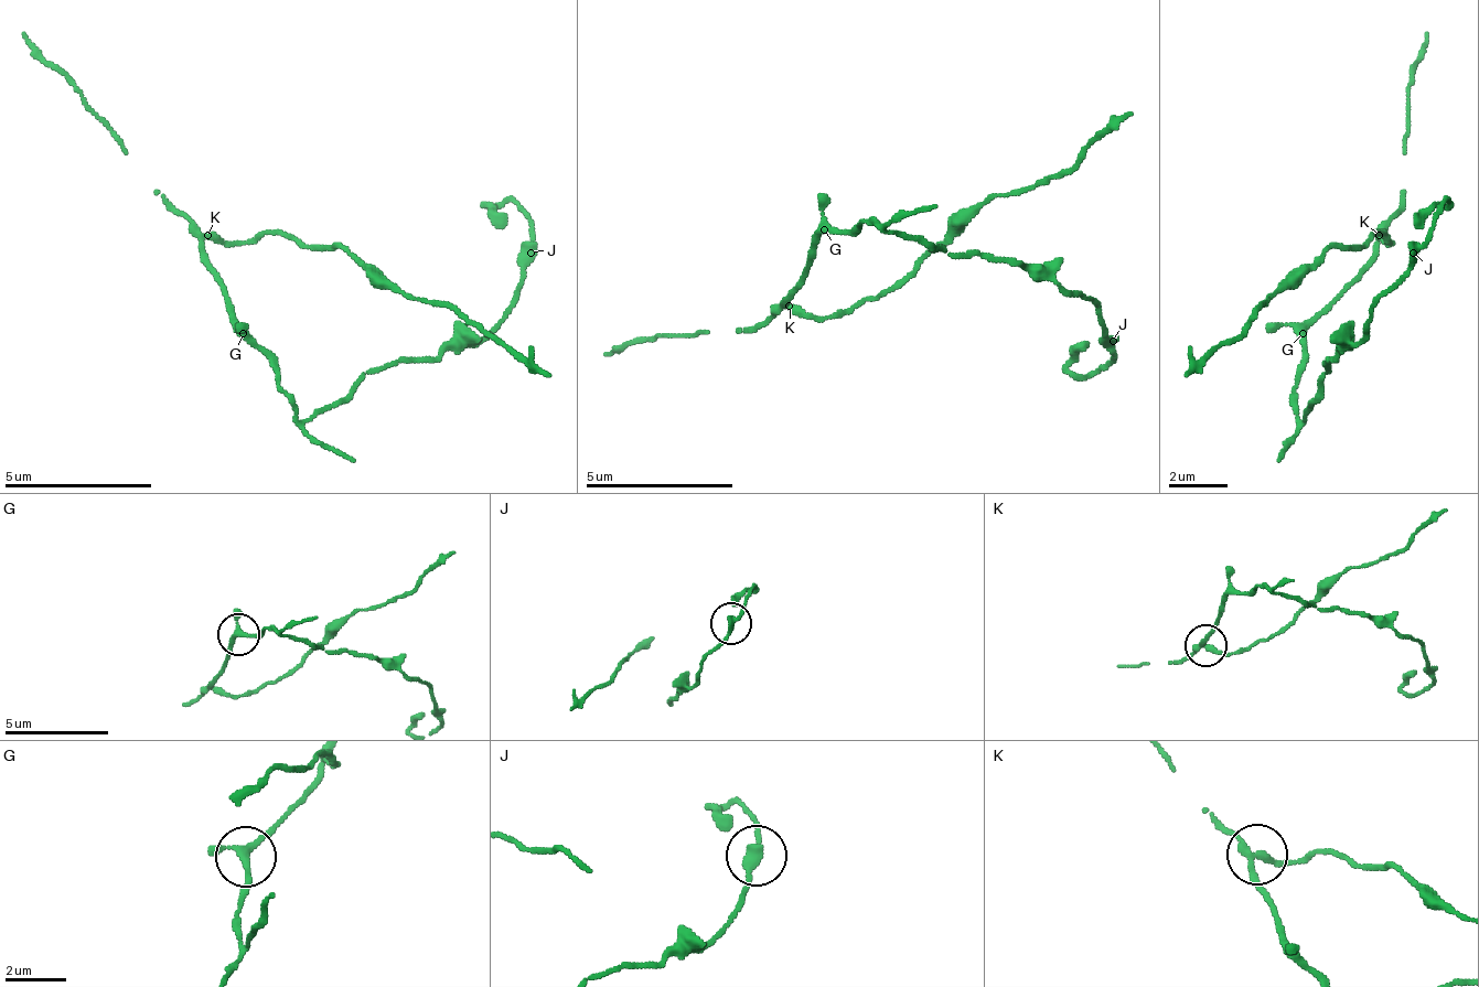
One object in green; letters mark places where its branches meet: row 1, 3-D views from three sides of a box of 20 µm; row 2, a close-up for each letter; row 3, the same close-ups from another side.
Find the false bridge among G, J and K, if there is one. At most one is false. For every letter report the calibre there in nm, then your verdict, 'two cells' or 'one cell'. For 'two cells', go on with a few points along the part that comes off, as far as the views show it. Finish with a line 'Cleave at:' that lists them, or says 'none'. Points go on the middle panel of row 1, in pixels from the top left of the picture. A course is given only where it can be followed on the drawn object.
G: 200 nm thick; one cell
J: 260 nm thick; one cell
K: 240 nm thick; two cells; foreign part runs (788, 303), (839, 319), (928, 259), (987, 201), (1046, 185), (1135, 111)
Cleave at: K

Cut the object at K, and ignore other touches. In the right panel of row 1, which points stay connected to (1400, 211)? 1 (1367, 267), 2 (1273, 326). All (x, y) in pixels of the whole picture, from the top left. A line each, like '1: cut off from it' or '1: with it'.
1: with it
2: with it

